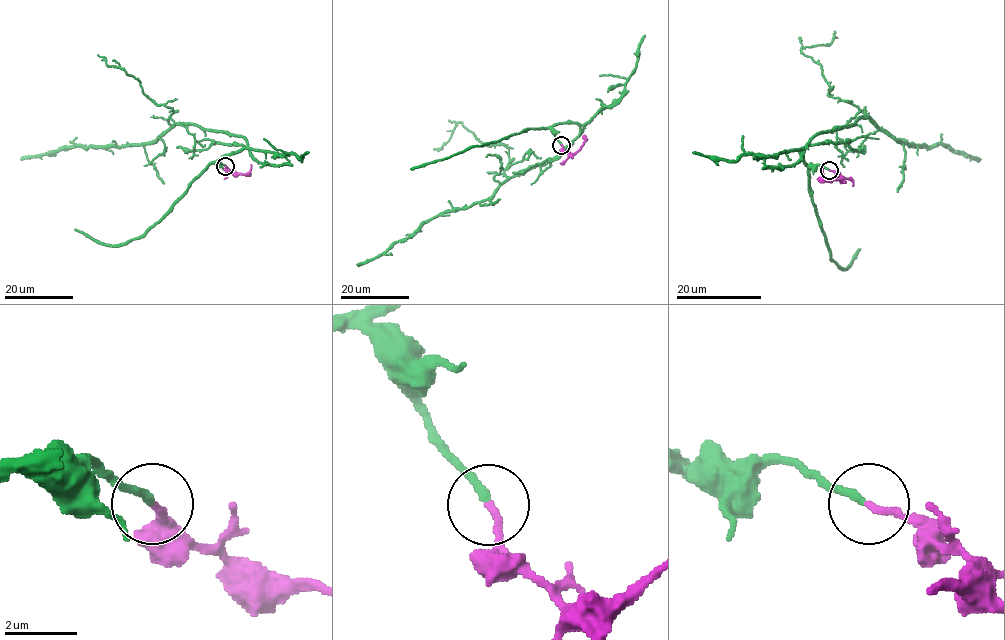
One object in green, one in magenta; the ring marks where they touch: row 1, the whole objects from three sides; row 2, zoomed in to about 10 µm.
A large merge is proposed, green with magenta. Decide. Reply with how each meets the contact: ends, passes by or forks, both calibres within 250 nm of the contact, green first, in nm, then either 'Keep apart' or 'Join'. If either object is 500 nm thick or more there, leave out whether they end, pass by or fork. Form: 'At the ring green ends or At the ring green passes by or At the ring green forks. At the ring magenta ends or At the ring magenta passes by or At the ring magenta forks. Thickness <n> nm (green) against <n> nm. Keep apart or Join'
At the ring green ends. At the ring magenta ends. Thickness 220 nm (green) against 200 nm. Join

